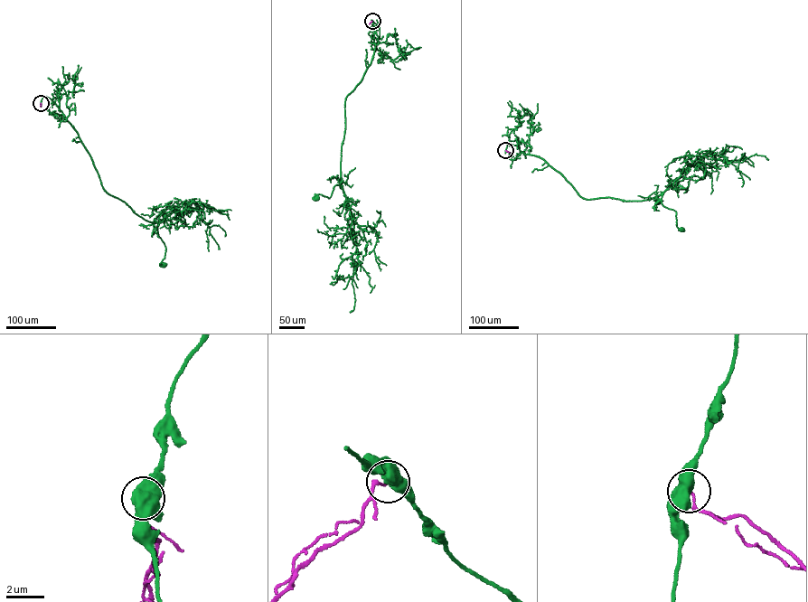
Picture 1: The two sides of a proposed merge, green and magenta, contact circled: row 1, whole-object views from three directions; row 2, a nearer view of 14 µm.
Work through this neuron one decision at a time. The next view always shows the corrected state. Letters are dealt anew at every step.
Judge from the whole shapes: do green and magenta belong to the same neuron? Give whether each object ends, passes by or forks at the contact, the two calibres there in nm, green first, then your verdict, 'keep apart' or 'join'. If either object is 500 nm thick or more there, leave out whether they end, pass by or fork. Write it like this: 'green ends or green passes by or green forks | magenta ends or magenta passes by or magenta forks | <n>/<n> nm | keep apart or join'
800/100 nm | keep apart

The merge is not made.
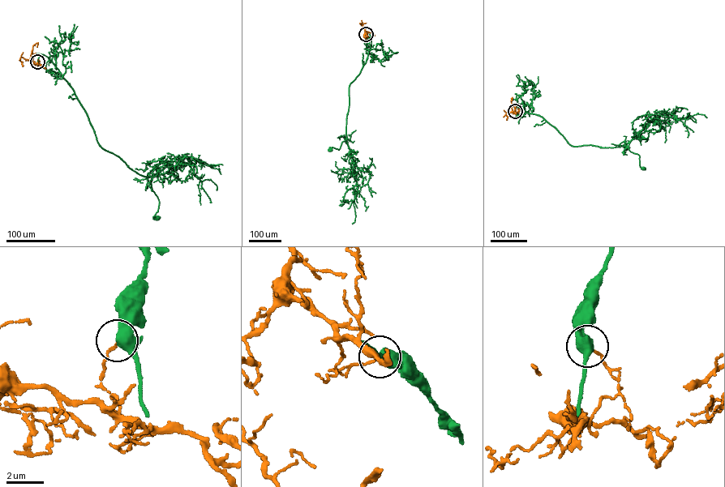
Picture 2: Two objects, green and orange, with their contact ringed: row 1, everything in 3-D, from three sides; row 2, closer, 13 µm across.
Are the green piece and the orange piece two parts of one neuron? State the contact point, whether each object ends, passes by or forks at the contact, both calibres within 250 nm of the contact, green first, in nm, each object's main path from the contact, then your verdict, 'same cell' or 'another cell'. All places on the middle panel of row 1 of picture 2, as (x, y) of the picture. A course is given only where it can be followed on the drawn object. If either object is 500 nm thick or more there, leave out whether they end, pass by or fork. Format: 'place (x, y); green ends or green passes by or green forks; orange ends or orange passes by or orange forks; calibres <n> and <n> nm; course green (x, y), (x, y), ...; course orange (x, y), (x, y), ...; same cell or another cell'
place (366, 34); green forks; orange ends; calibres 440 and 120 nm; course green (366, 34), (371, 49), (349, 86), (347, 143), (343, 141), (339, 149), (332, 150); course orange (366, 34), (362, 23), (359, 23); another cell

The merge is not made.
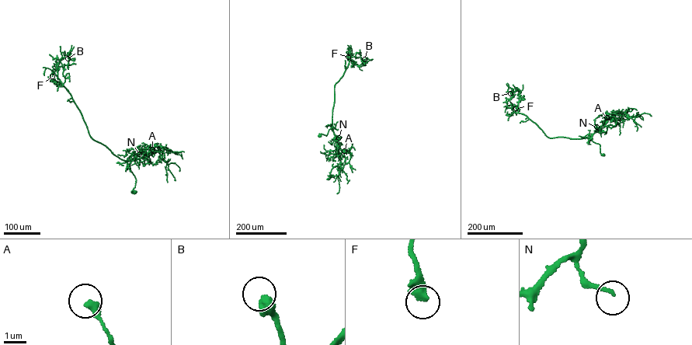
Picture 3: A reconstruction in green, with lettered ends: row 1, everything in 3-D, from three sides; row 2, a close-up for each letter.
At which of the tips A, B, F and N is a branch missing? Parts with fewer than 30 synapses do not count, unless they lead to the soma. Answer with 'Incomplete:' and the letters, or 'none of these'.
Incomplete: B

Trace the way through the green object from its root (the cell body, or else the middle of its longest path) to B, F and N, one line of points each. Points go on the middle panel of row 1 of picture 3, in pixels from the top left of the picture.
B: (321, 136), (326, 135), (330, 129), (333, 130), (335, 85), (349, 58), (356, 52), (361, 60), (364, 59)
F: (321, 136), (319, 134), (326, 135), (330, 129), (333, 130), (334, 87), (352, 57), (348, 57)
N: (321, 136), (319, 134), (326, 135), (330, 129), (339, 137)

